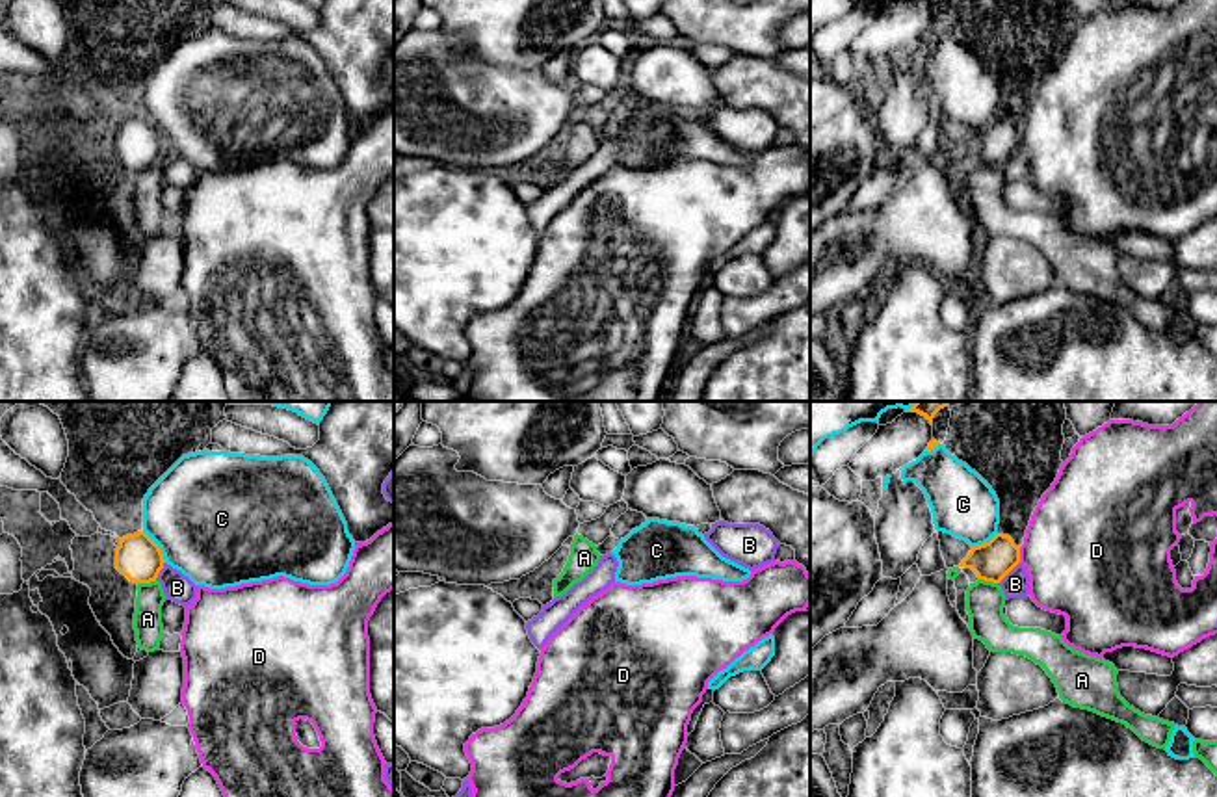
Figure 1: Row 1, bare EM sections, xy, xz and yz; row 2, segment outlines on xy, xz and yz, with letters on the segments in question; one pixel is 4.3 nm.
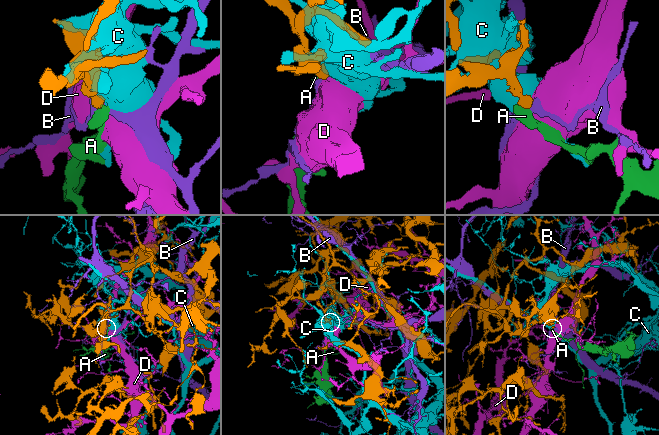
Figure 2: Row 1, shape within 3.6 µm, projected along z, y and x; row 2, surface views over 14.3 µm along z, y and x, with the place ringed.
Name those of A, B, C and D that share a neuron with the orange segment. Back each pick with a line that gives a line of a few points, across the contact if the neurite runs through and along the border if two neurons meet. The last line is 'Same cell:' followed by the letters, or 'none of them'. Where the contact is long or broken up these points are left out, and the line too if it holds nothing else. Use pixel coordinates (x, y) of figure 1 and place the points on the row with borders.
A: line xy (138, 558), (147, 582), (147, 619)
Same cell: A

